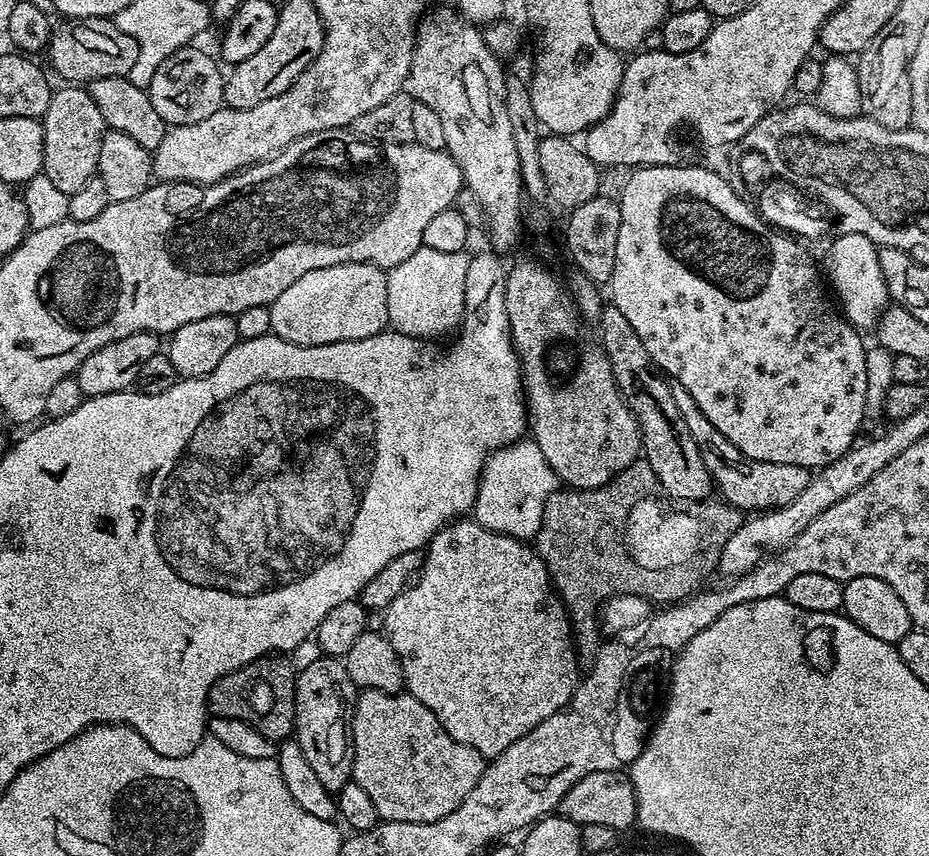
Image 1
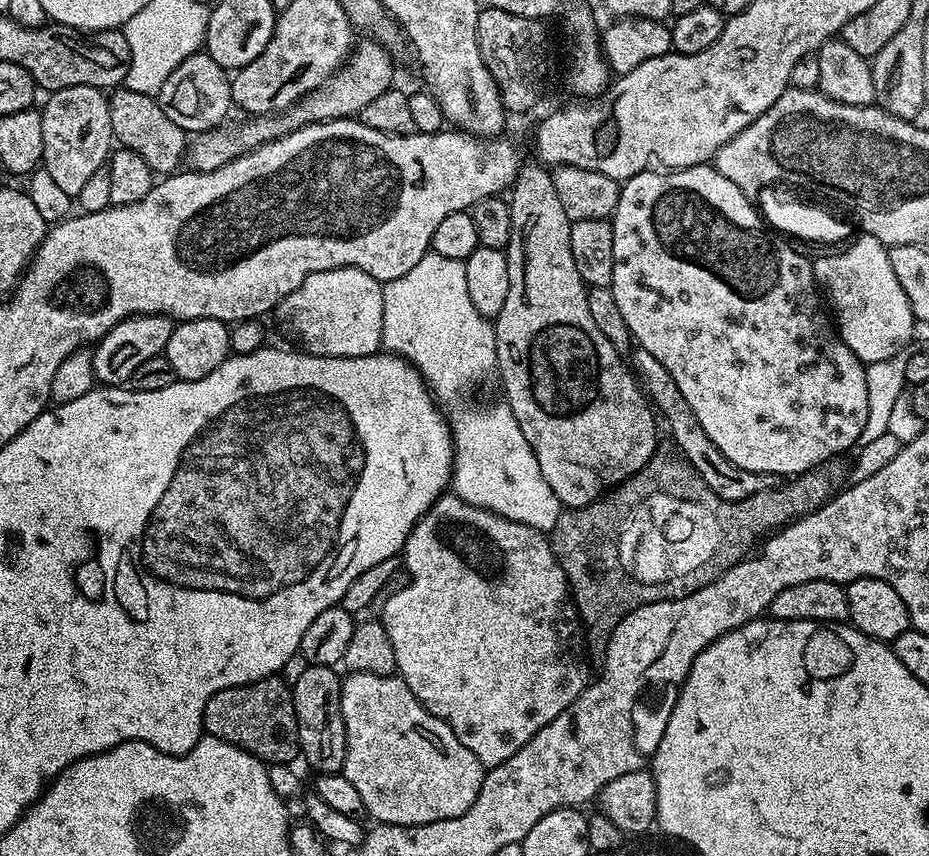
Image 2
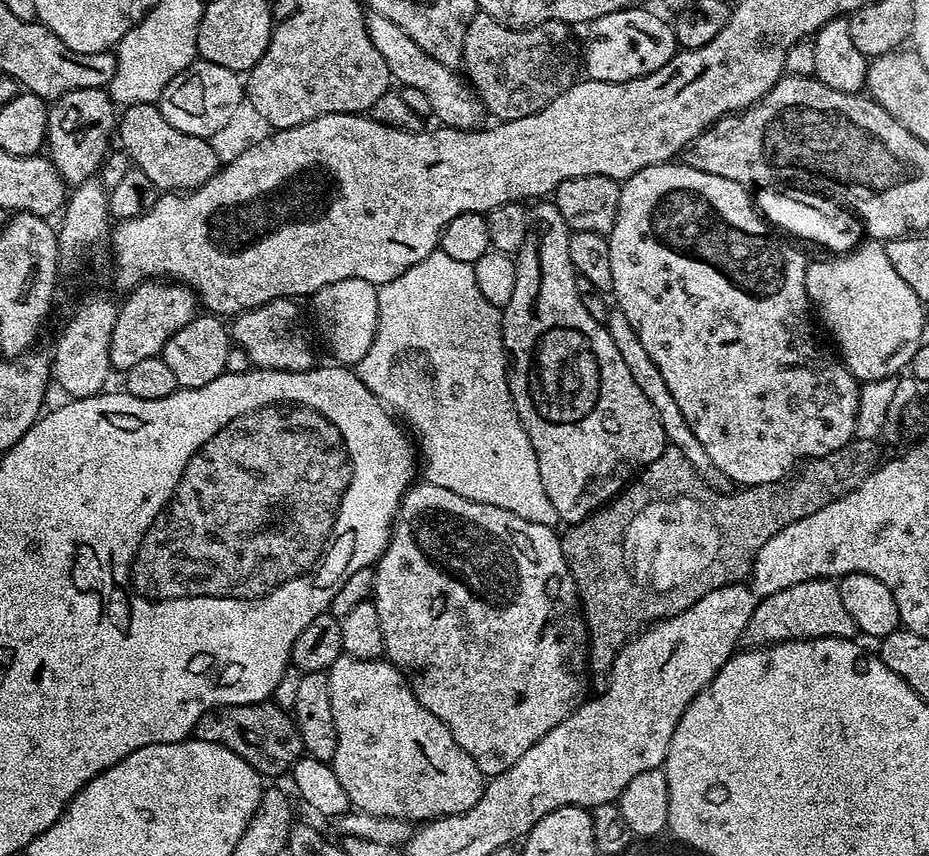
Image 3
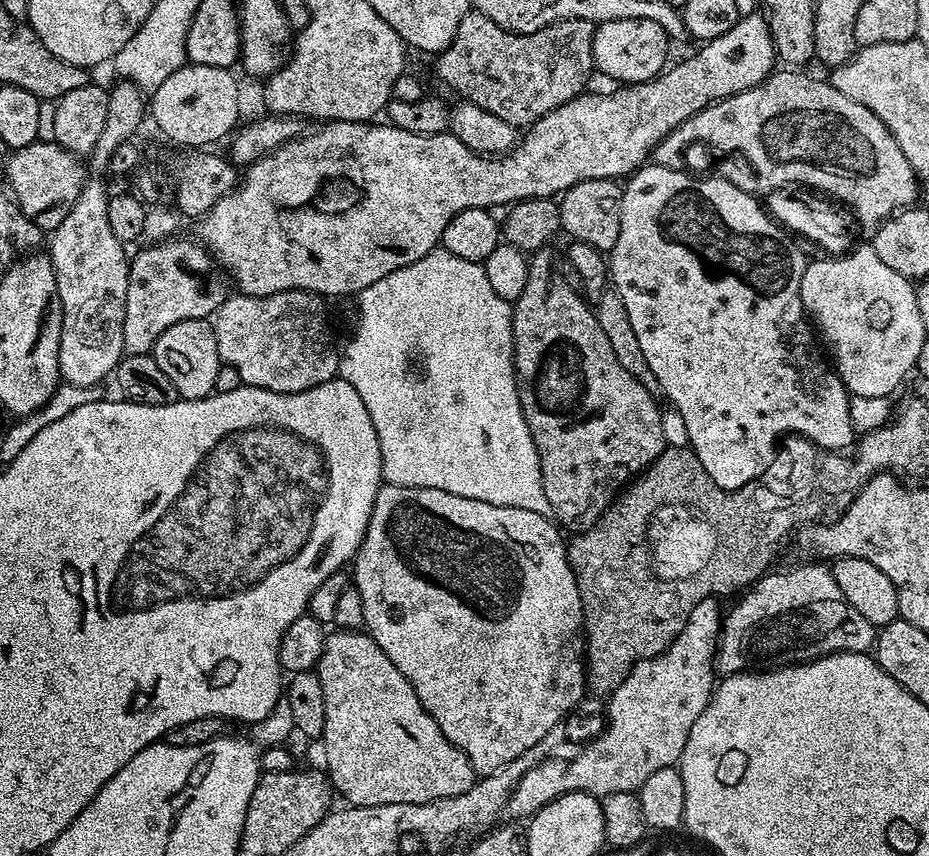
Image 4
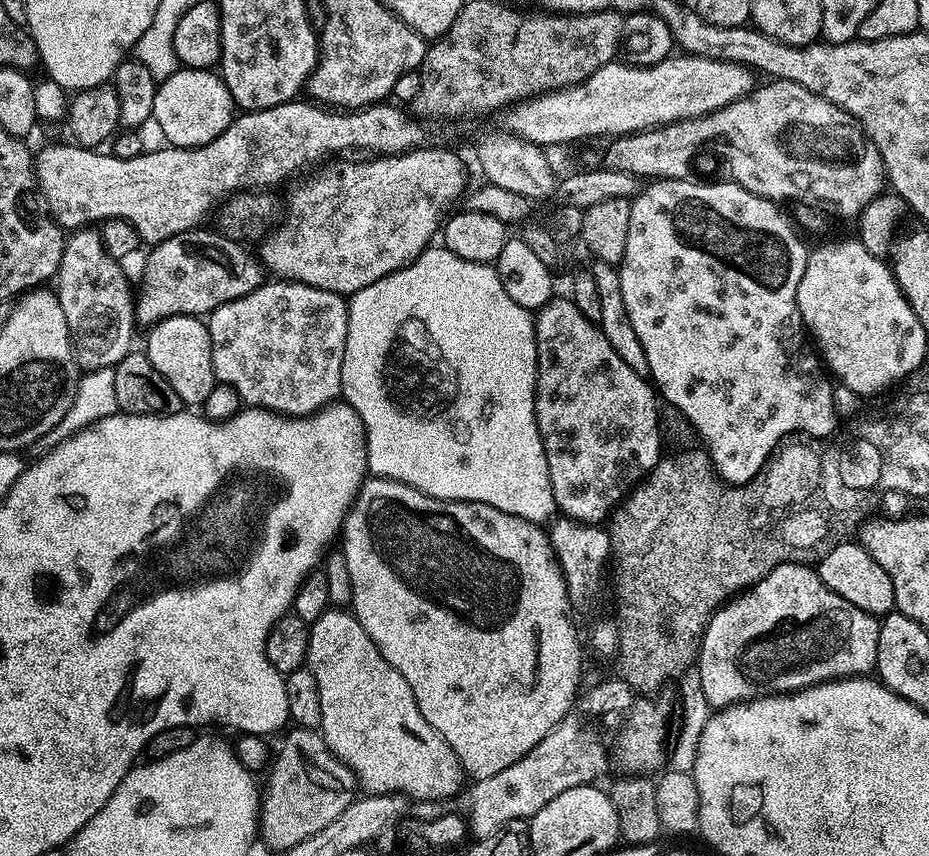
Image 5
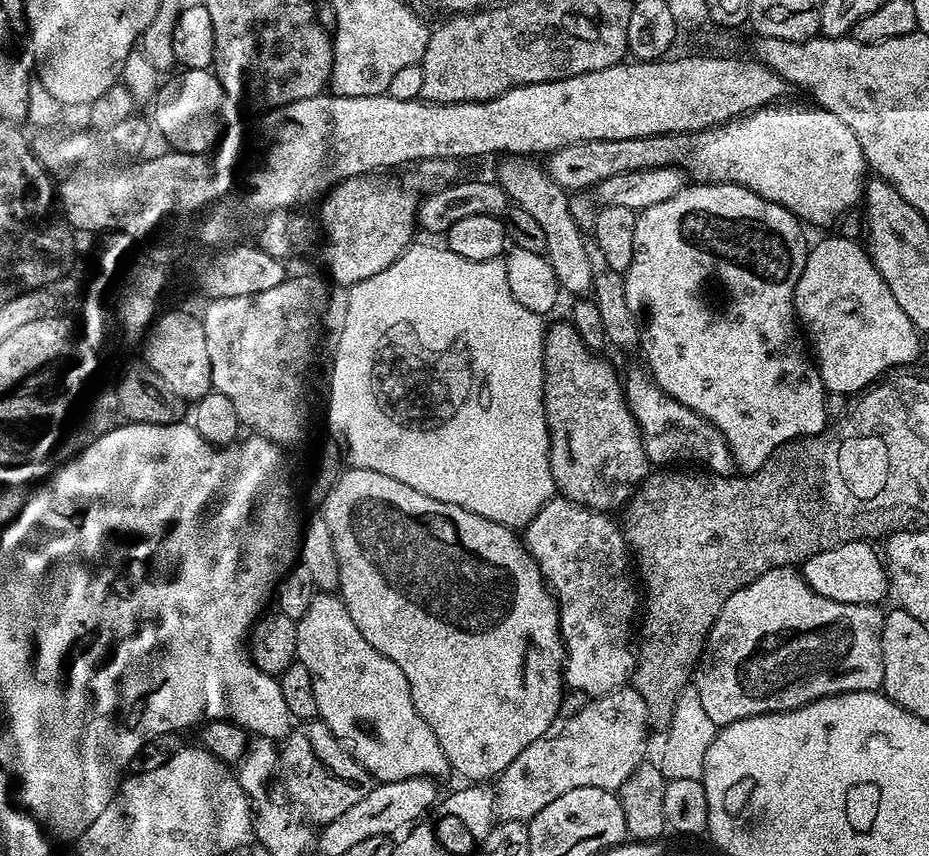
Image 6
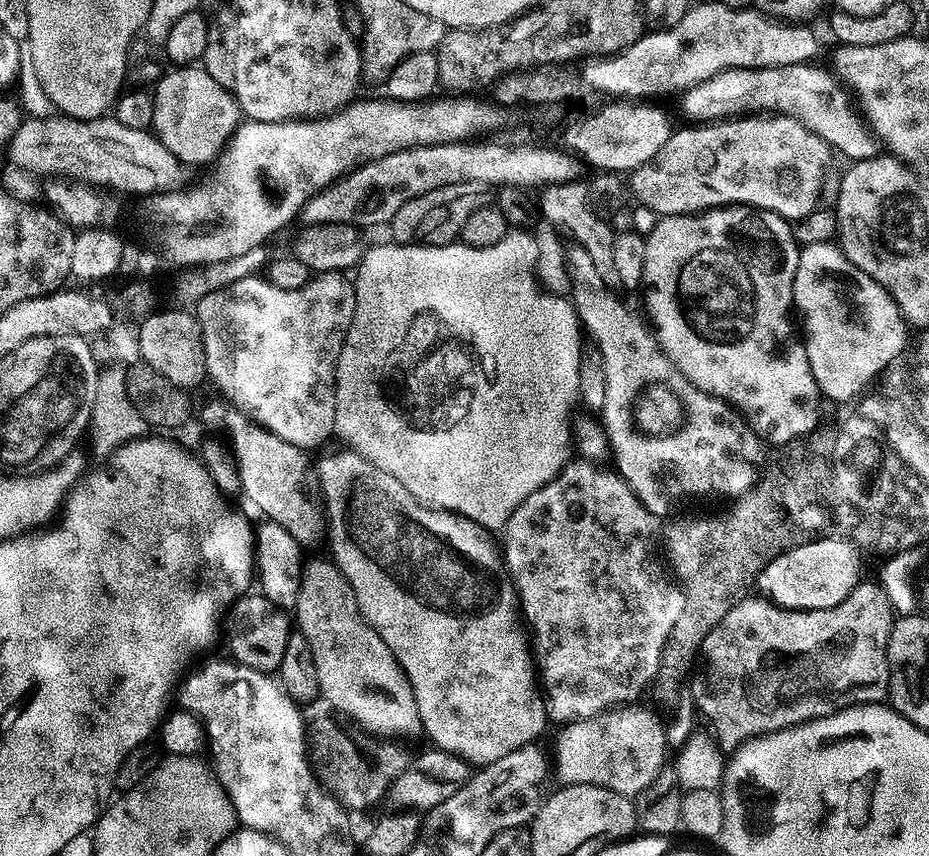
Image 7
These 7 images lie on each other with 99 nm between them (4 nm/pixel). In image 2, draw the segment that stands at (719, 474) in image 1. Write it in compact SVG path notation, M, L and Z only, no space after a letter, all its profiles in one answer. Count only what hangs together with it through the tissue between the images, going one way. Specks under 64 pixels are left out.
M637 347L631 356L635 375L653 409L663 423L664 420L668 423L668 432L672 435L671 443L675 445L680 455L690 462L690 466L700 475L702 482L706 482L706 486L714 490L714 494L727 500L741 500L750 498L750 494L758 494L763 488L773 487L773 477L765 476L763 472L751 472L734 466L734 462L730 462L730 458L726 458L726 454L722 454L722 450L718 450L718 446L714 446L714 442L706 438L702 426L698 426L698 418L694 418L694 410L690 410L686 398L682 398L682 390L678 390L678 382L670 378L670 370L666 370L666 366L662 366L662 362L658 362L658 358L650 354L650 350Z

